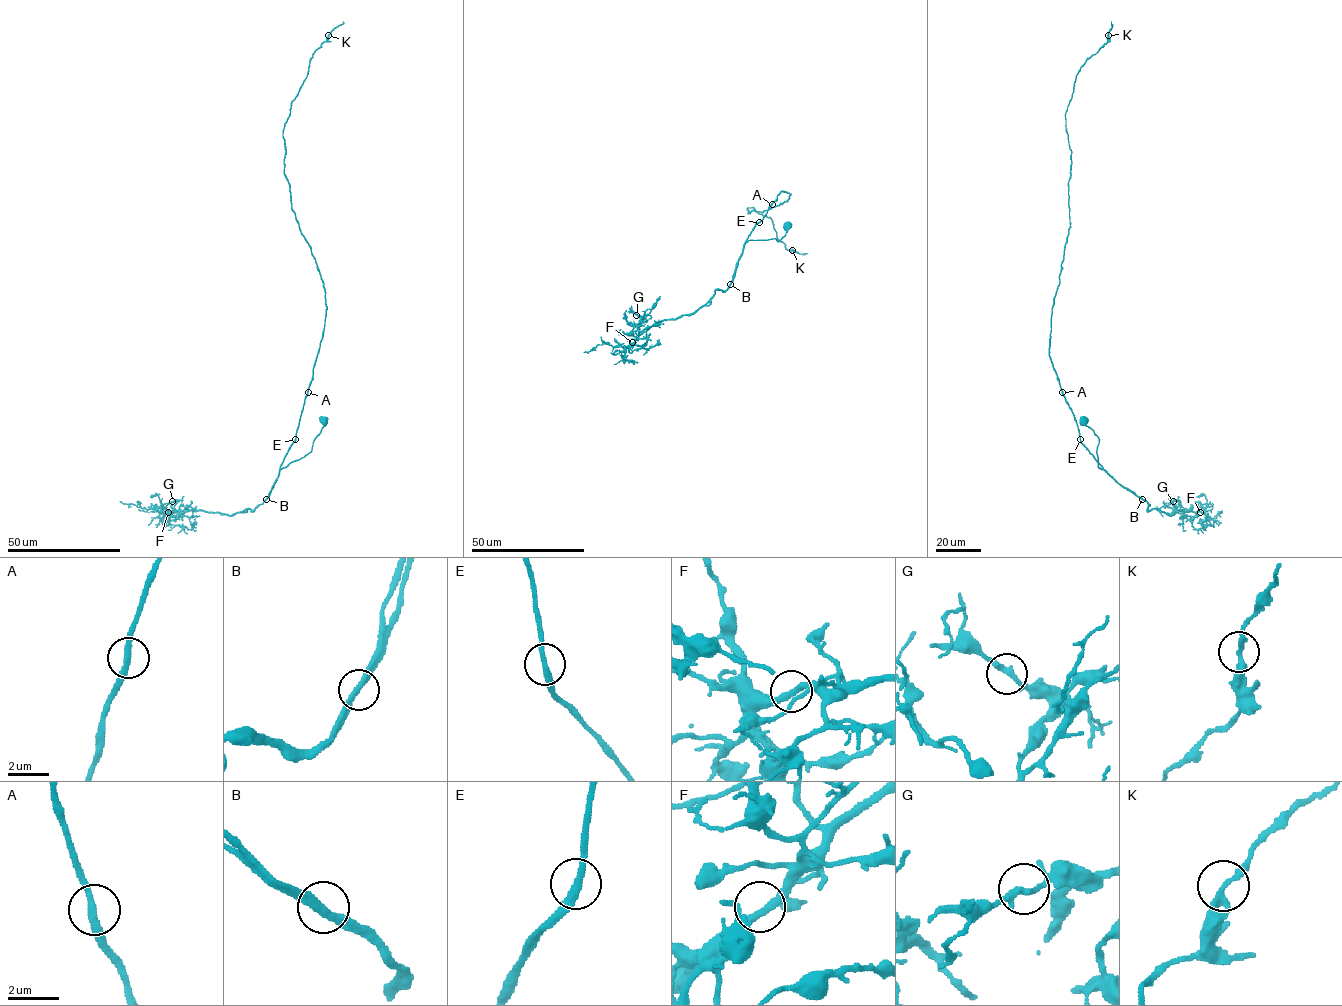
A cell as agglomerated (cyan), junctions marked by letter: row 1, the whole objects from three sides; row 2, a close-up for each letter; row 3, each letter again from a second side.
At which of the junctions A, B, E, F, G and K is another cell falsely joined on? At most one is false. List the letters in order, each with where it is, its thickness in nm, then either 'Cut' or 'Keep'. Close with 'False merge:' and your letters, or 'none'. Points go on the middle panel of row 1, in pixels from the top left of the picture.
A: Place: (772, 204). Thickness 280 nm. Keep
B: Place: (730, 284). Thickness 300 nm. Keep
E: Place: (759, 222). Thickness 280 nm. Keep
F: Place: (632, 342). Thickness 300 nm. Keep
G: Place: (636, 315). Thickness 280 nm. Keep
K: Place: (792, 250). Thickness 240 nm. Keep
False merge: none

